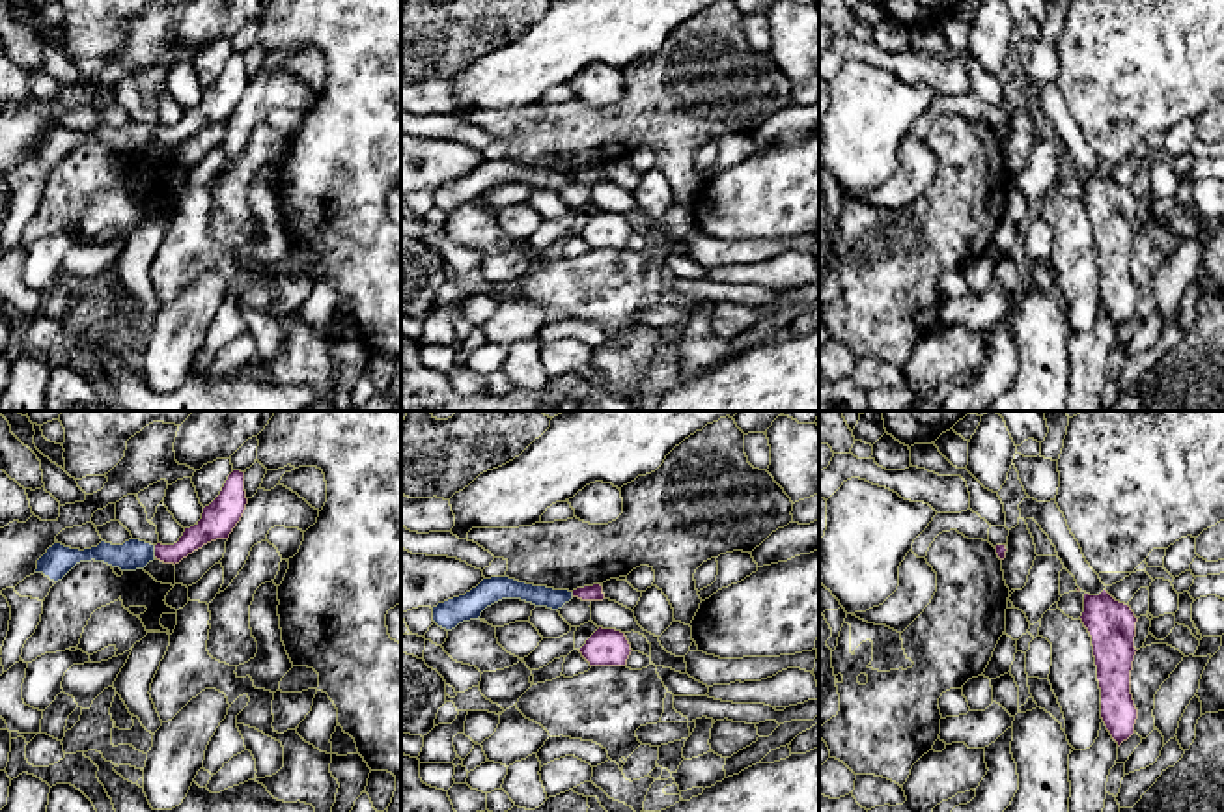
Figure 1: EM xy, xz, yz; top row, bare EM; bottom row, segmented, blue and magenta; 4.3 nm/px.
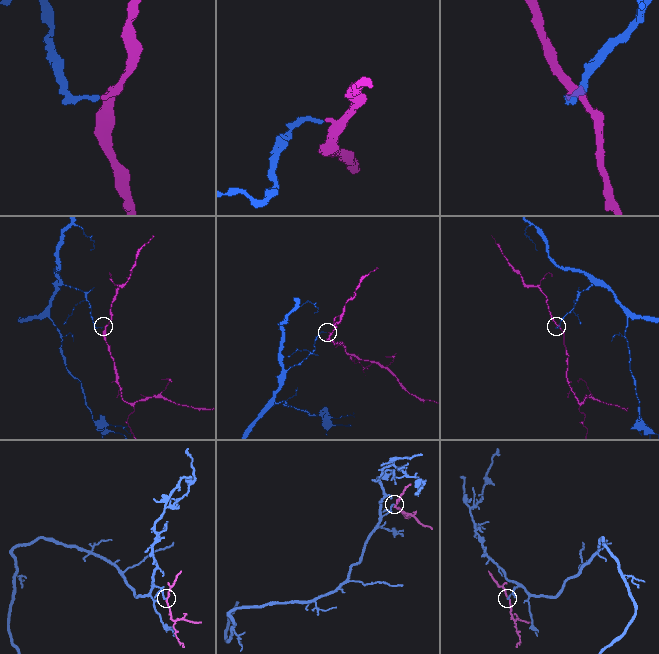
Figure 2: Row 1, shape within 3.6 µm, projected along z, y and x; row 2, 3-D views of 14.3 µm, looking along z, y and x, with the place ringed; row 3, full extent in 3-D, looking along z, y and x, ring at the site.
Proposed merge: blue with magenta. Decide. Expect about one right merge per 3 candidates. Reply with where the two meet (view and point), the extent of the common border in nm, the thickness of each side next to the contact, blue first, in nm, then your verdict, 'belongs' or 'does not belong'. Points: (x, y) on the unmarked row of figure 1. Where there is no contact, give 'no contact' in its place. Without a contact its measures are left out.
contact xy (153, 133); length 60 nm; calibres 130 and 100 nm; does not belong

